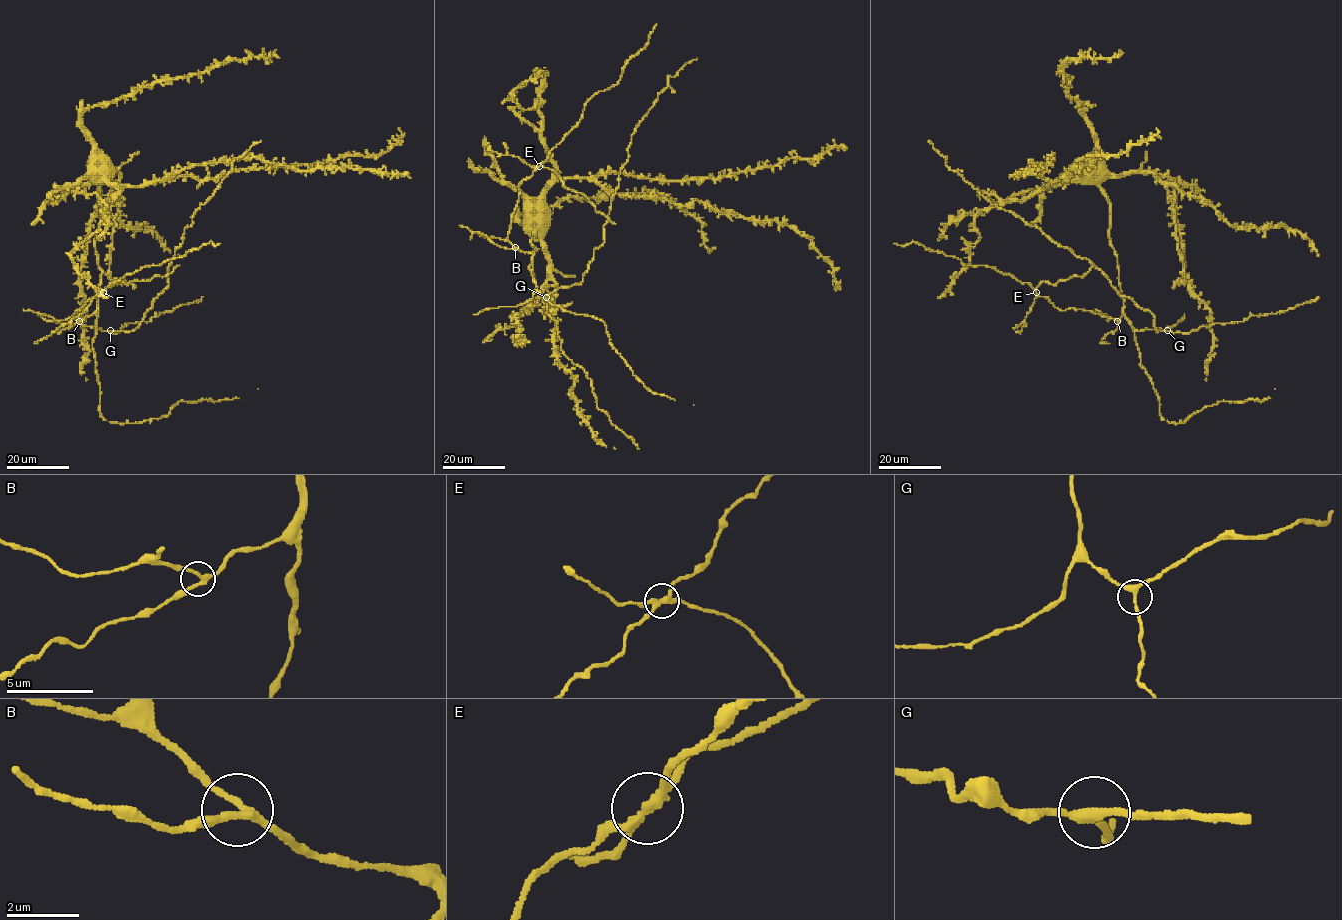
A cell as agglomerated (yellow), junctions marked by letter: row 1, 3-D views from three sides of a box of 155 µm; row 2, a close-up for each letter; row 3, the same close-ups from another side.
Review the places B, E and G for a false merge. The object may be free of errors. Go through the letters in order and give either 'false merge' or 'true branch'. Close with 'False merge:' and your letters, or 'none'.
B: true branch
E: false merge
G: true branch
False merge: E

